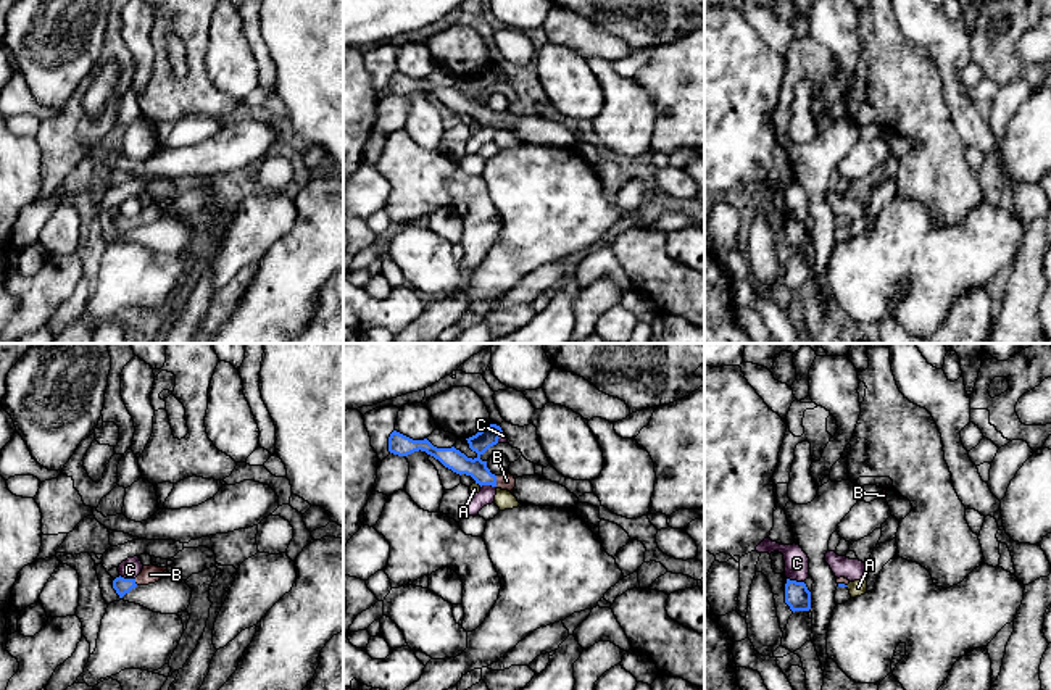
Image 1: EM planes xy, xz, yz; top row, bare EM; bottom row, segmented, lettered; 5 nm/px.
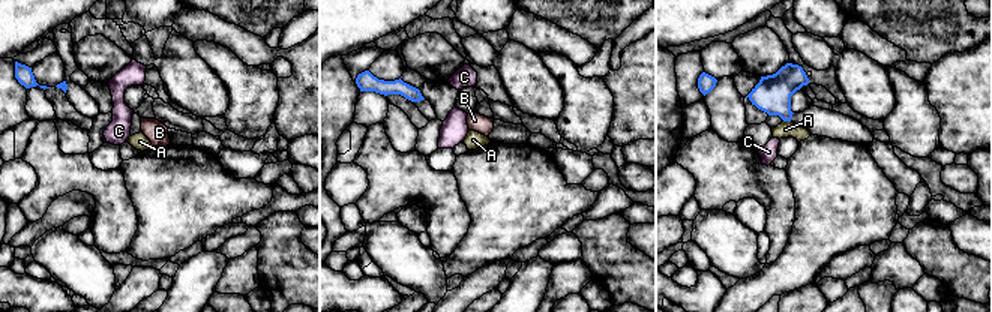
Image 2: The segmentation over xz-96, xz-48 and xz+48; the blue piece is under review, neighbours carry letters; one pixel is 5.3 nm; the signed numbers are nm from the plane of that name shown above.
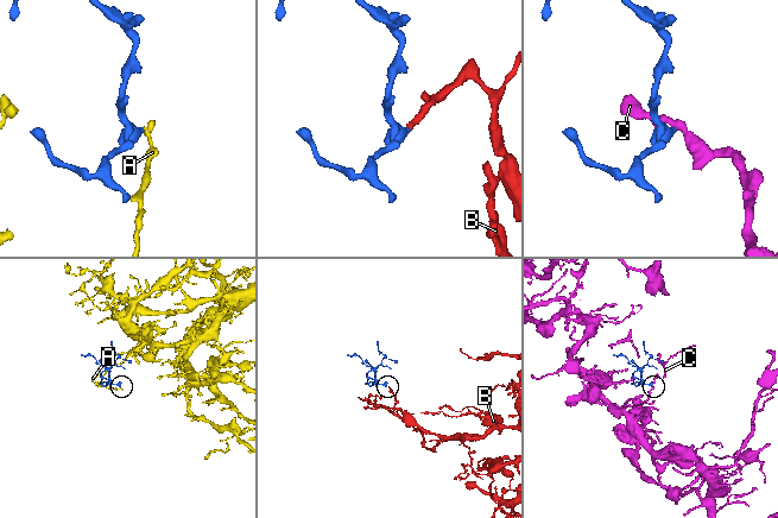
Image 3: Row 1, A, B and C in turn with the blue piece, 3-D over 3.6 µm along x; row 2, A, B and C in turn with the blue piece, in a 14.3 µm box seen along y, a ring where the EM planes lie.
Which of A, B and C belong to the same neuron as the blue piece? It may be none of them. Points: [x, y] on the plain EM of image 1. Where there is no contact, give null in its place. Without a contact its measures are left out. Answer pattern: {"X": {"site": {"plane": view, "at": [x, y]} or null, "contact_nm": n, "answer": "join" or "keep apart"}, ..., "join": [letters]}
{"A": {"site": {"plane": "xz", "at": [479, 123]}, "contact_nm": 40, "answer": "keep apart"}, "B": {"site": {"plane": "xz", "at": [495, 120]}, "contact_nm": 60, "answer": "join"}, "C": {"site": {"plane": "yz", "at": [795, 220]}, "contact_nm": 90, "answer": "keep apart"}, "join": ["B"]}

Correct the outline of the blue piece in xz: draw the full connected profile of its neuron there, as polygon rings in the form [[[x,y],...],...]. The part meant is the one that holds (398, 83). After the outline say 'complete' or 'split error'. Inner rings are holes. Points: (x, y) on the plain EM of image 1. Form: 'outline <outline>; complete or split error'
outline [[[490,63],[484,66],[476,74],[466,77],[469,82],[469,87],[477,92],[477,95],[467,97],[464,92],[451,87],[437,87],[434,85],[427,77],[424,79],[413,79],[397,69],[393,69],[388,76],[388,90],[398,95],[408,95],[414,90],[426,90],[427,94],[438,98],[445,106],[451,108],[456,113],[466,113],[471,114],[476,123],[482,124],[492,124],[501,129],[514,129],[516,118],[514,114],[503,113],[495,114],[487,106],[487,100],[482,100],[480,95],[493,84],[498,82],[498,77],[501,74],[501,66],[496,63]]]; split error

